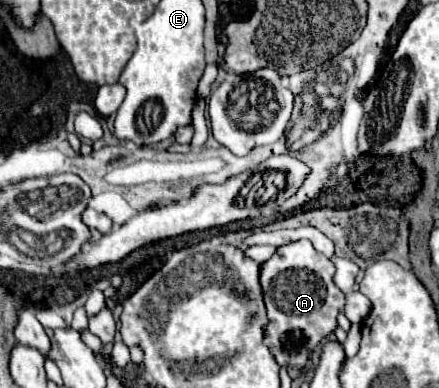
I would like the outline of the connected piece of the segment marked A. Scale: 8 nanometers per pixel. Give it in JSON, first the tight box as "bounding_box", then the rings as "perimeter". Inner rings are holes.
{"bounding_box":[260,241,344,367],"perimeter":[[[296,241],[290,245],[284,245],[278,249],[278,253],[272,255],[270,261],[262,263],[260,283],[264,291],[264,303],[268,309],[268,325],[266,325],[266,337],[264,343],[274,351],[276,361],[280,365],[288,367],[304,367],[308,363],[308,357],[316,345],[322,343],[322,339],[336,329],[336,317],[344,309],[344,293],[334,285],[334,265],[328,257],[318,253],[308,241]]]}

